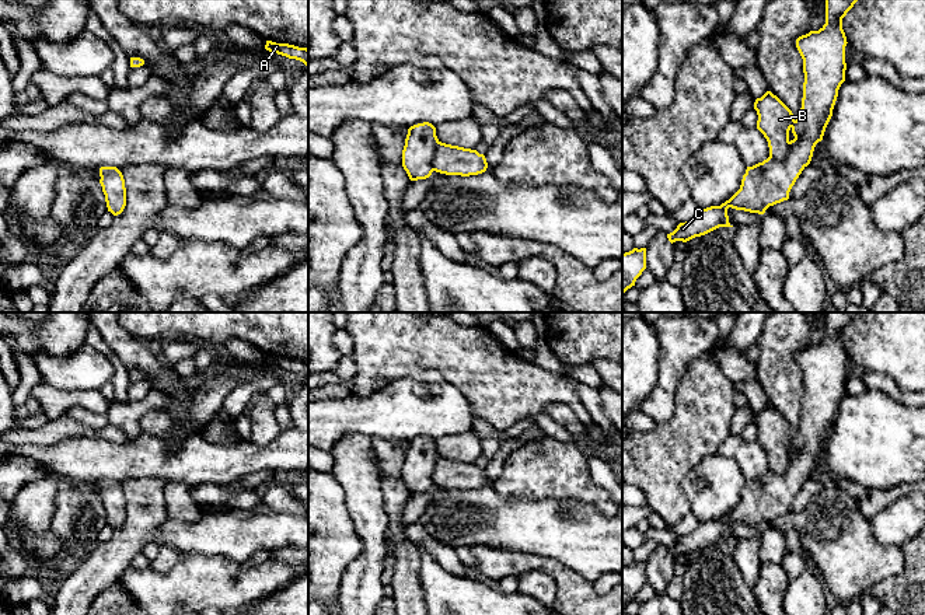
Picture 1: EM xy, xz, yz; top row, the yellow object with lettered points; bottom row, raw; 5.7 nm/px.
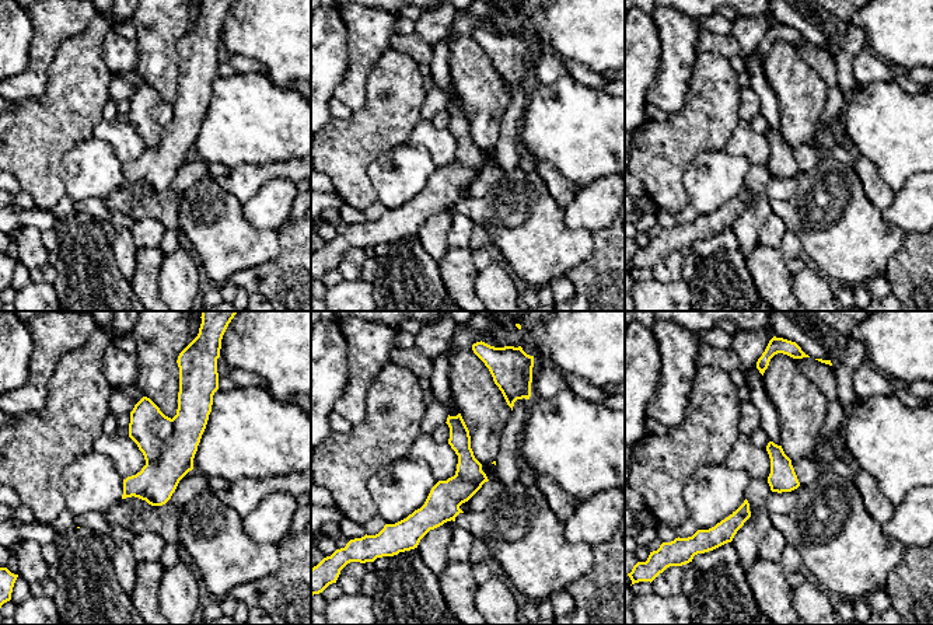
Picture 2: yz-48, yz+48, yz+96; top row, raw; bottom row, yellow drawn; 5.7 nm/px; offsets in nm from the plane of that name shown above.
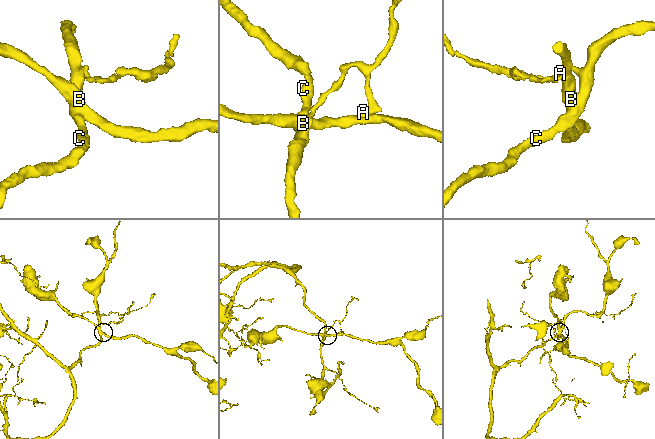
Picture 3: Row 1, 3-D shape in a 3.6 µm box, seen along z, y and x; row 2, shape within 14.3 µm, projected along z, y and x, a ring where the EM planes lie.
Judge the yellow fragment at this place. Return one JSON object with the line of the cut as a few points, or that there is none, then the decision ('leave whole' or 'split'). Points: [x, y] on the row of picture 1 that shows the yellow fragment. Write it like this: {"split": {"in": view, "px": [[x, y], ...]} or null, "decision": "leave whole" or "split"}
{"split": null, "decision": "leave whole"}

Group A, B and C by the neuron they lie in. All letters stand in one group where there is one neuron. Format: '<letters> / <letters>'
A B C

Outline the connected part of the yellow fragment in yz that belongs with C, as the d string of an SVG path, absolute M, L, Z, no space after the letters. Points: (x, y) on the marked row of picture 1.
M825 0L825 24L818 31L810 31L796 39L796 48L803 59L803 98L799 115L792 111L771 91L767 91L754 102L758 120L757 129L764 134L769 147L769 157L762 163L747 167L740 189L720 206L701 209L690 221L680 223L667 234L669 241L687 242L705 235L719 227L733 227L729 223L727 209L764 214L769 206L789 199L789 192L802 171L810 164L814 147L823 140L825 127L832 116L838 90L845 81L845 46L847 36L842 29L842 18L858 0Z

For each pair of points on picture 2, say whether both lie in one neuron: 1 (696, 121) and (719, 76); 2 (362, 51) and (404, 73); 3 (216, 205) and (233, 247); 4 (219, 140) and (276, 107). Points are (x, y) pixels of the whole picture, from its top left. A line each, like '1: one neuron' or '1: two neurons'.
1: one neuron
2: two neurons
3: one neuron
4: one neuron

